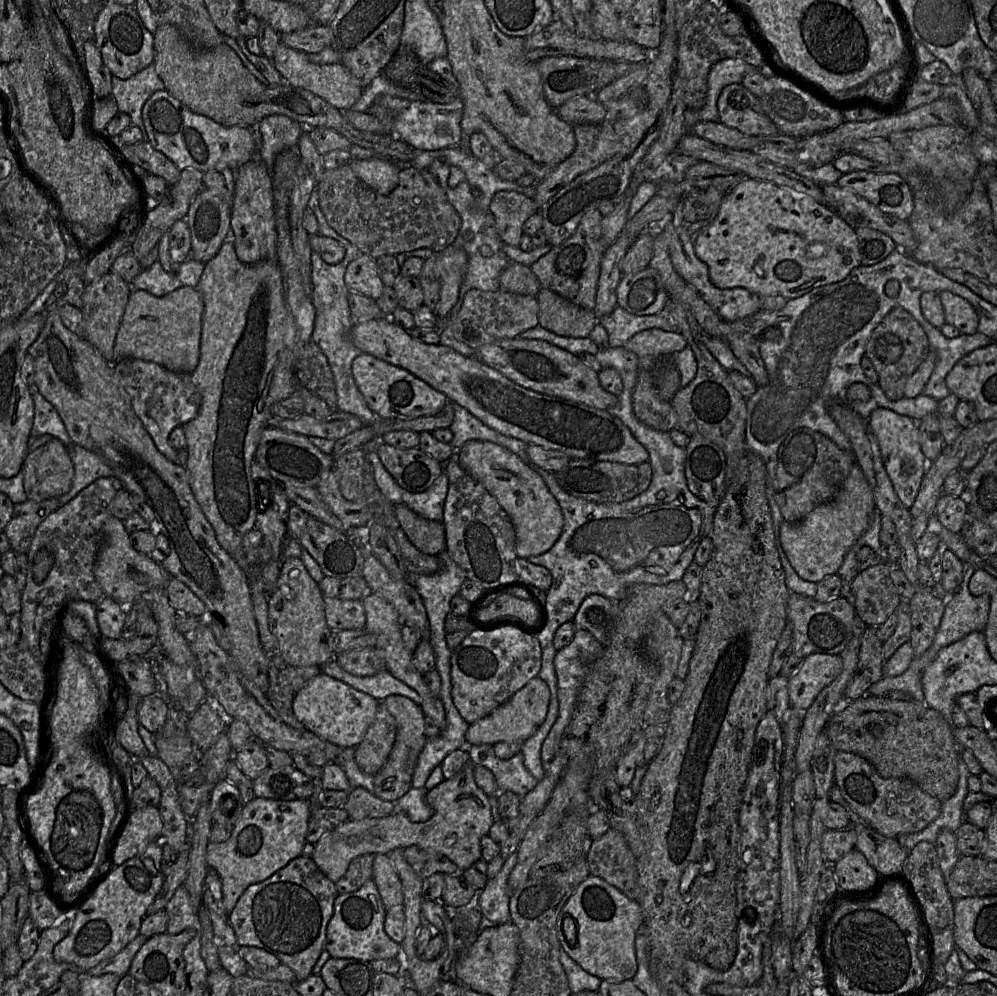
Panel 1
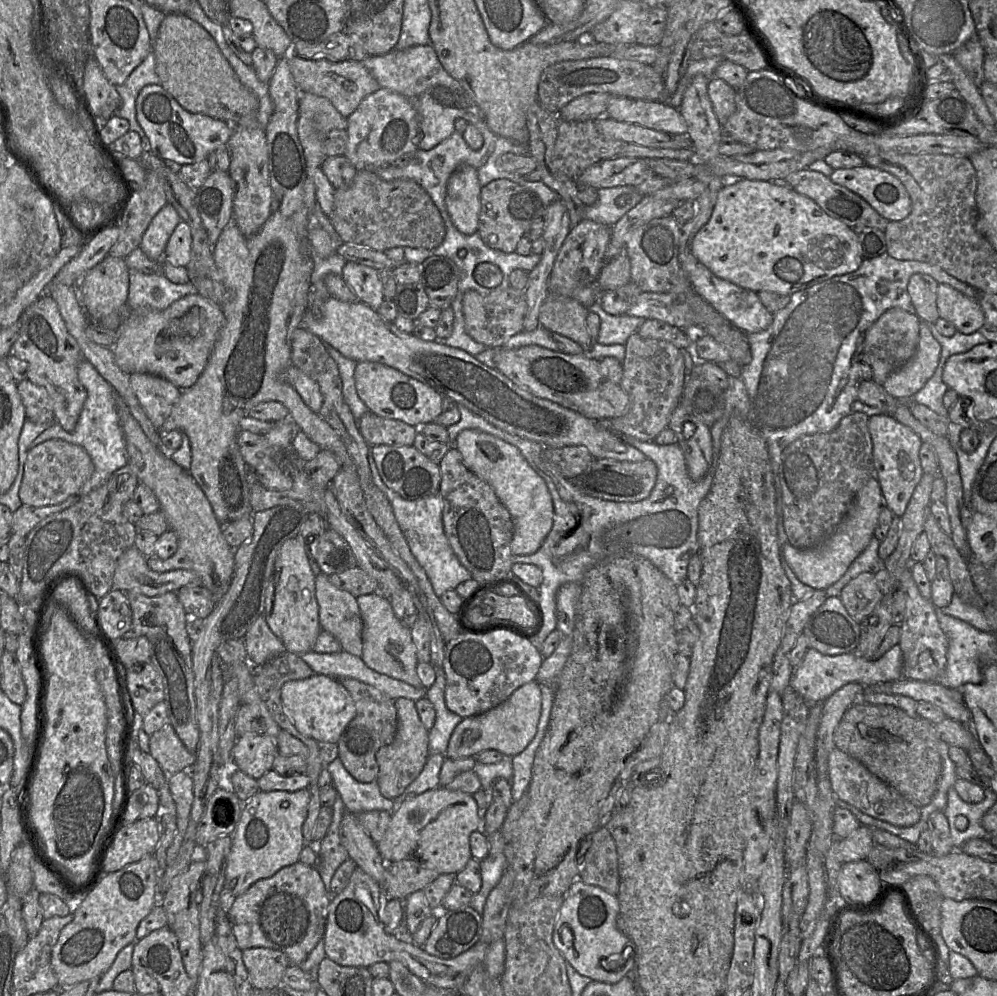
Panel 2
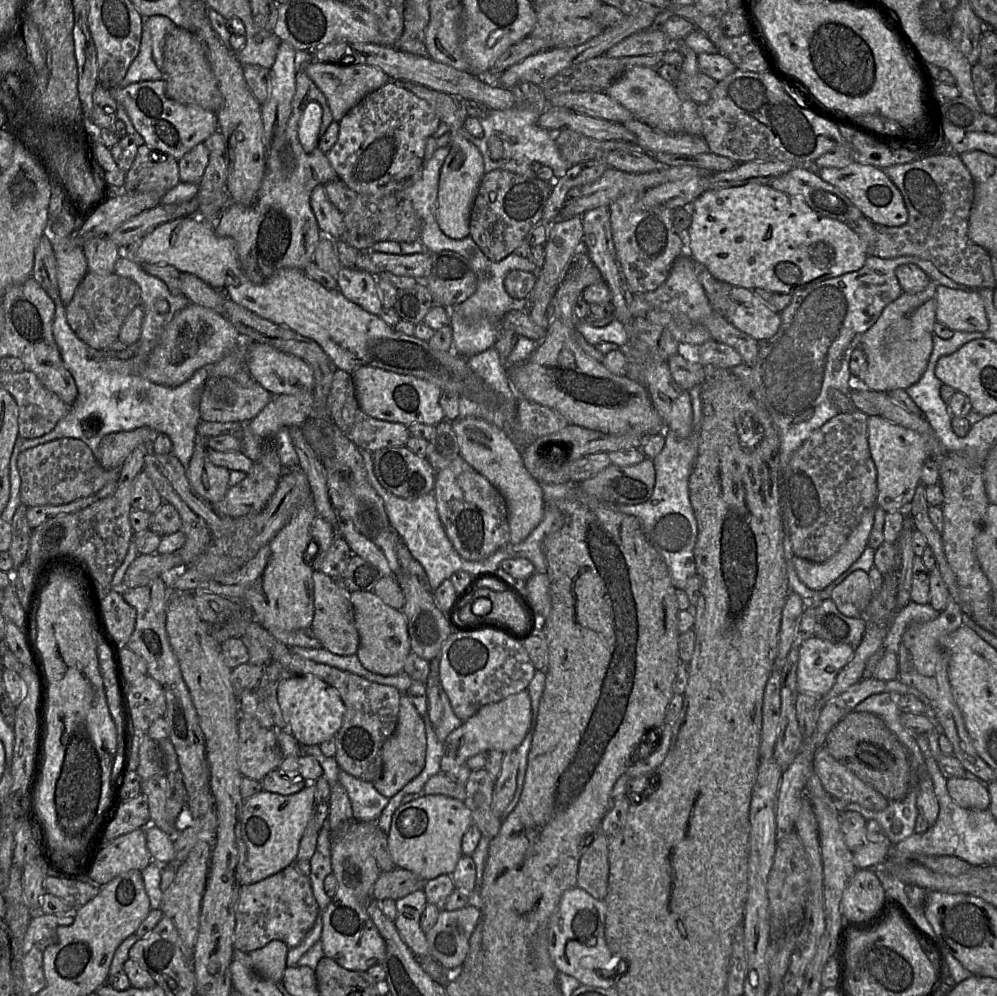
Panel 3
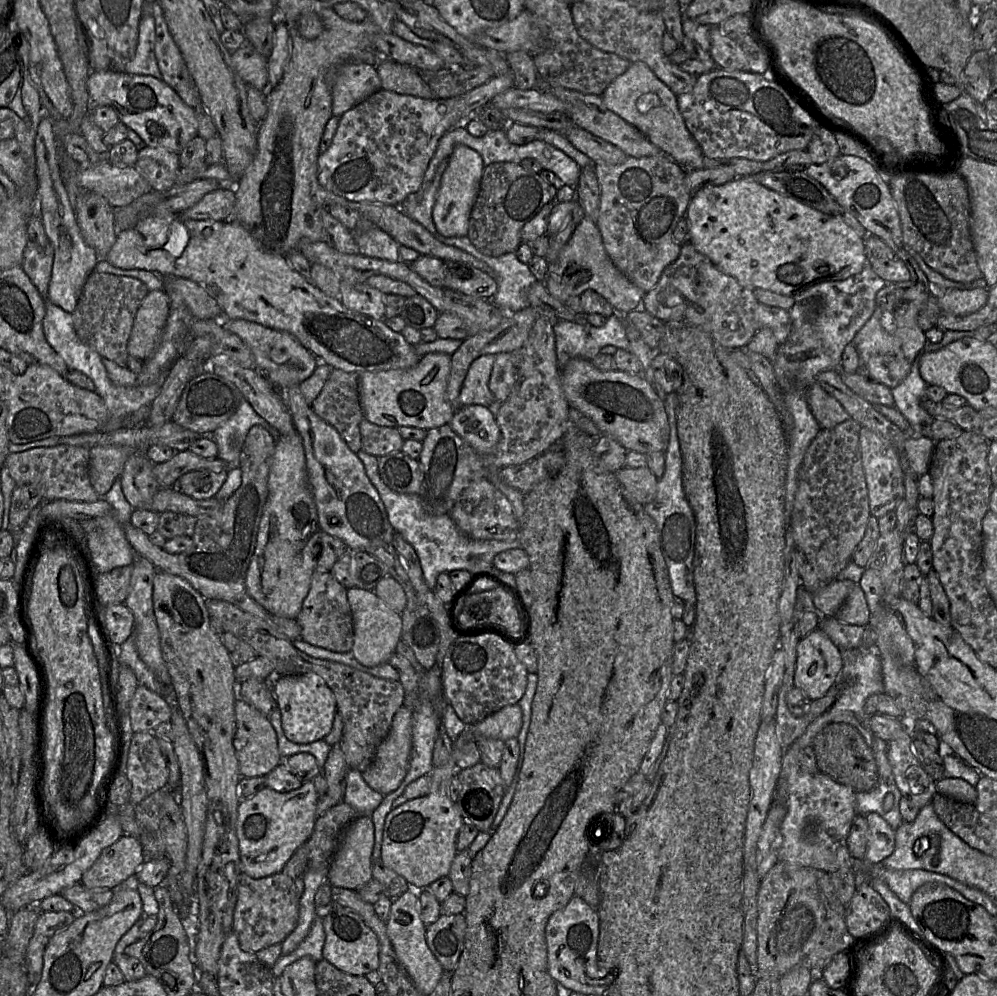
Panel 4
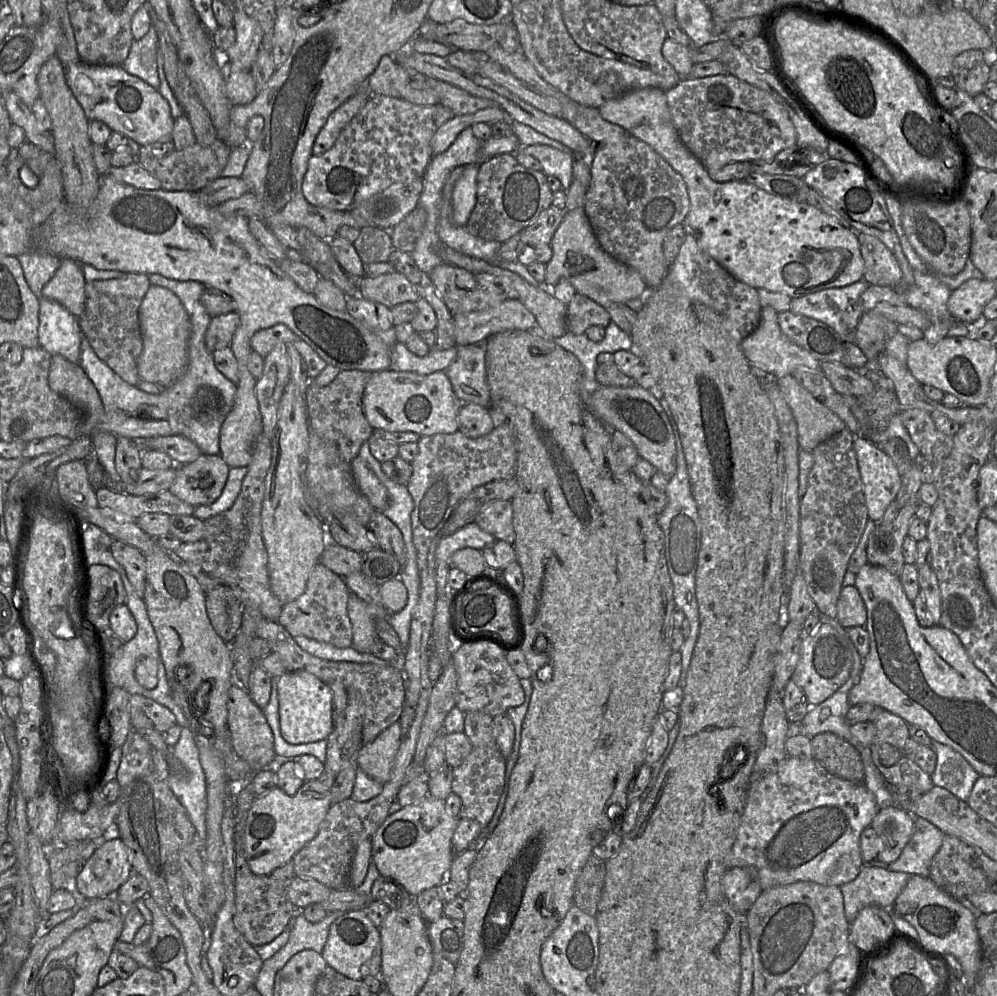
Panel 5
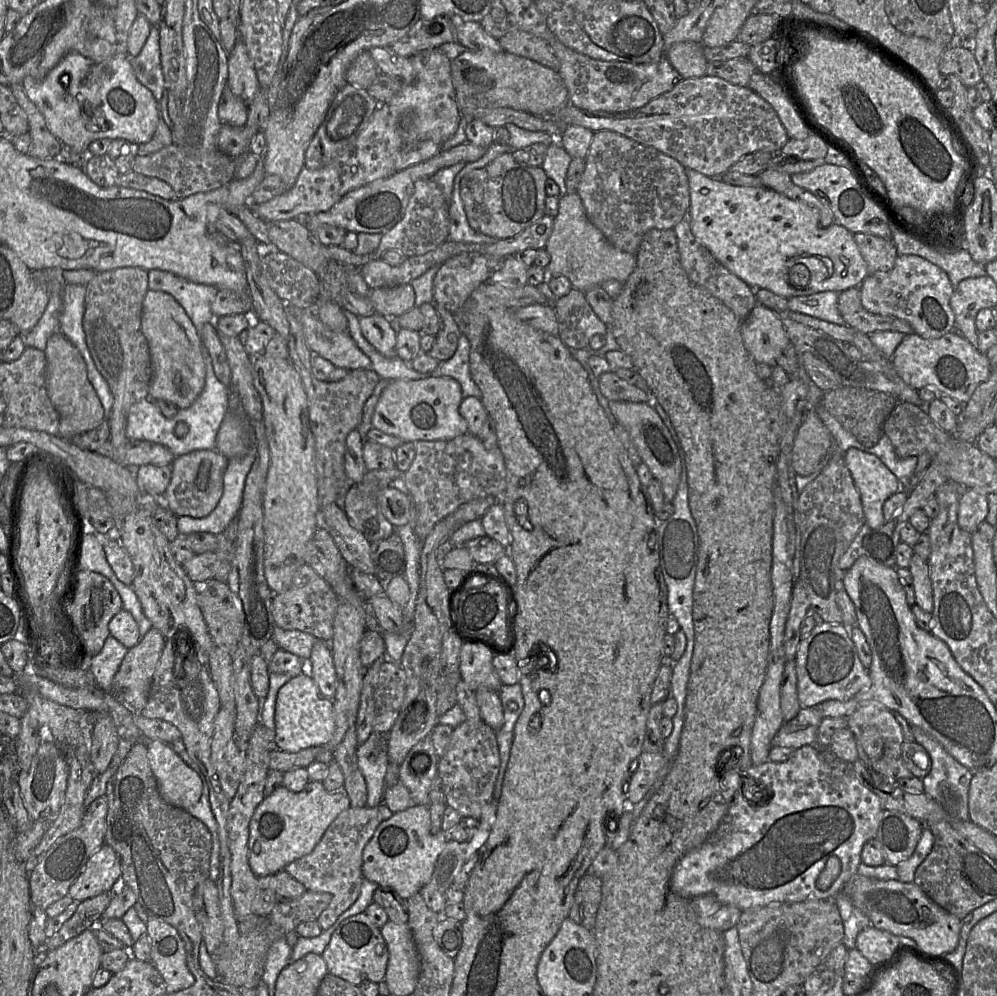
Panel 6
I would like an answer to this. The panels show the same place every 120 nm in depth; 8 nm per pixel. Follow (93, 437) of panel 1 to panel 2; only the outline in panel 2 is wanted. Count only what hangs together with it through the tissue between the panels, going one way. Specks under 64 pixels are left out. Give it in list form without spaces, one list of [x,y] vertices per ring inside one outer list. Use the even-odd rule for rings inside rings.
[[[47,293],[30,304],[19,321],[20,330],[10,355],[28,362],[28,379],[46,389],[53,403],[55,420],[64,430],[72,432],[87,398],[77,374],[77,366],[84,359],[79,345],[69,334],[56,302]],[[118,394],[117,411],[126,440],[128,464],[137,475],[138,481],[153,491],[169,529],[173,530],[178,538],[177,550],[171,557],[167,559],[147,557],[148,567],[155,572],[191,570],[198,574],[202,585],[218,600],[226,593],[233,578],[234,549],[224,538],[221,524],[208,499],[189,471],[175,463],[167,452],[162,451],[149,440]]]

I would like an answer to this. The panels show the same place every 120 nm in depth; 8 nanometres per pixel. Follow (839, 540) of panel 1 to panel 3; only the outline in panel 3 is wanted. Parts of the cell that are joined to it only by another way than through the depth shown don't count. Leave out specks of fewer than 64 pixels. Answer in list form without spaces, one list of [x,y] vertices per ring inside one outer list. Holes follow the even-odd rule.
[[[877,506],[865,510],[859,524],[853,529],[846,542],[827,561],[815,563],[793,556],[792,564],[800,581],[816,594],[841,576],[860,557],[867,547],[869,534]]]

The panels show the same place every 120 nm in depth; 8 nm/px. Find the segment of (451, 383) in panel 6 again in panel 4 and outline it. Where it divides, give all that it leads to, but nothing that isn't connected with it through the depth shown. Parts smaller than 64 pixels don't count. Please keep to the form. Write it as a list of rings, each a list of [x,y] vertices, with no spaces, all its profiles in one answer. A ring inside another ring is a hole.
[[[432,352],[410,368],[360,373],[359,395],[364,418],[379,426],[423,430],[449,424],[456,411],[446,397],[450,370],[451,356]]]

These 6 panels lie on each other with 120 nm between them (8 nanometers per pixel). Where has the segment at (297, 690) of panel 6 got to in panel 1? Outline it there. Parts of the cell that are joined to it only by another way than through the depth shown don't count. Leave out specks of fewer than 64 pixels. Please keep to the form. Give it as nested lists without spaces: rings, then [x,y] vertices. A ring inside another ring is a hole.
[[[324,673],[303,687],[293,700],[293,712],[306,730],[343,749],[355,748],[373,723],[380,701]]]

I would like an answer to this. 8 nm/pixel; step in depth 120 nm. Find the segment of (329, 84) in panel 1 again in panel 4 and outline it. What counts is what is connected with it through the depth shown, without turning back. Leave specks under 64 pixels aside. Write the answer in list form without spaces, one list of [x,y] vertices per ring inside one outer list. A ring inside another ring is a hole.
[[[368,63],[341,66],[332,77],[332,116],[341,118],[380,89],[381,80],[376,66]]]

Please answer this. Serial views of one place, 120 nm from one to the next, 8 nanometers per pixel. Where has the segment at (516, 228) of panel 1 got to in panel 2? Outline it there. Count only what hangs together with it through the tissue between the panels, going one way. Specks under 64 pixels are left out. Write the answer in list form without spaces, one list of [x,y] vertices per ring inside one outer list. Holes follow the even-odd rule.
[[[496,179],[483,186],[480,202],[477,232],[488,247],[504,253],[516,251],[528,227],[534,221],[544,218],[546,210],[546,206],[534,191],[508,179]]]

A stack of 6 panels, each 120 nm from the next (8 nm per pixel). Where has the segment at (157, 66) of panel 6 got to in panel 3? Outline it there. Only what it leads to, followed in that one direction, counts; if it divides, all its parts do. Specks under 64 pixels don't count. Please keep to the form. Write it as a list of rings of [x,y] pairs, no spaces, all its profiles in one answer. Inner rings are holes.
[[[142,16],[142,36],[139,53],[131,63],[123,80],[117,87],[126,87],[142,81],[157,81],[163,79],[163,74],[156,66],[152,55],[152,40],[147,26],[147,18]]]

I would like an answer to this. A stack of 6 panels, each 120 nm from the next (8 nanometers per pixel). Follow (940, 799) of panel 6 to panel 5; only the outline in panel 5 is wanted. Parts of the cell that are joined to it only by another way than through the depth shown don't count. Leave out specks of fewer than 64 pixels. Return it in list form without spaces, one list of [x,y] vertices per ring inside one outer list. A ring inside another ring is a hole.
[[[933,741],[931,748],[937,755],[935,770],[930,775],[934,786],[946,789],[967,802],[980,775],[961,754],[949,746]]]

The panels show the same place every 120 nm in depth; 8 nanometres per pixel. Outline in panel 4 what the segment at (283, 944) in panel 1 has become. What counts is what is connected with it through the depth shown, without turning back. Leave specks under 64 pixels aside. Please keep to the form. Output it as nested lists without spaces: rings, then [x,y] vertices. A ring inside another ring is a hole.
[[[244,872],[238,876],[237,902],[233,914],[233,931],[240,948],[257,953],[275,944],[281,944],[295,929],[299,918],[300,897],[294,879],[283,873],[254,879]]]

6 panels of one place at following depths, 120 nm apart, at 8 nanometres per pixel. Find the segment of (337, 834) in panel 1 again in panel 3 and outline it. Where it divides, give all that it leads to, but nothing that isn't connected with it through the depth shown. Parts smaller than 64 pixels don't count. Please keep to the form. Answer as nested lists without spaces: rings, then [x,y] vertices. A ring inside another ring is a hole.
[[[422,794],[415,800],[401,805],[394,812],[387,838],[389,854],[396,868],[409,870],[426,882],[440,875],[451,875],[463,855],[463,836],[472,824],[471,812],[462,800],[445,795]]]

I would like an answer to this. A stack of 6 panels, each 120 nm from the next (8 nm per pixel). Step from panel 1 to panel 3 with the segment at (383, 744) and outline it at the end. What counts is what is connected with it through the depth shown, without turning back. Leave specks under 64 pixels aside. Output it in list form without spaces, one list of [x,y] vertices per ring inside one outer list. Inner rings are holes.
[[[256,620],[249,624],[242,639],[258,640],[270,650],[271,661],[280,663],[296,676],[313,674],[337,689],[346,707],[343,724],[335,736],[335,759],[339,768],[363,781],[373,783],[378,780],[382,775],[382,747],[396,730],[402,693],[392,686],[303,658],[278,641]]]

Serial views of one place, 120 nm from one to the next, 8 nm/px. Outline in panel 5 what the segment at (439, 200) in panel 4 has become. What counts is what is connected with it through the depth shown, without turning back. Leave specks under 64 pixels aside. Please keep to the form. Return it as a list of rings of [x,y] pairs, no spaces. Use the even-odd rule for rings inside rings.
[[[479,165],[467,166],[455,182],[452,191],[453,221],[466,226],[477,201],[477,176]]]

